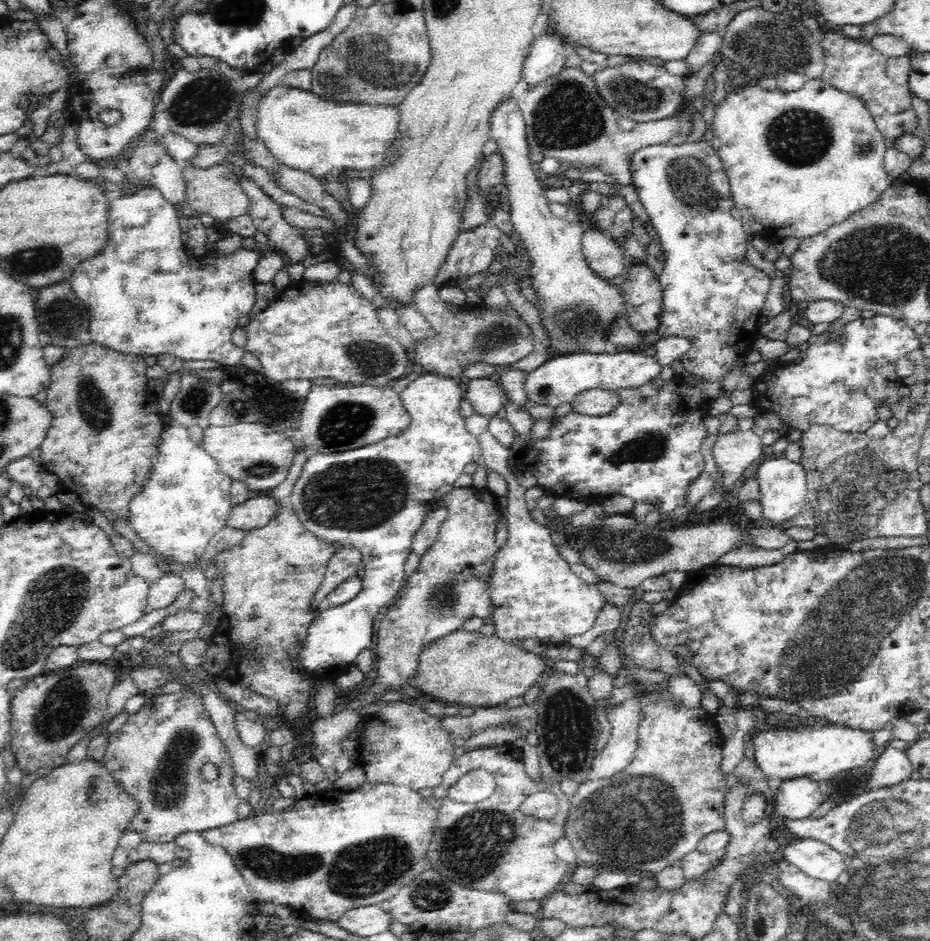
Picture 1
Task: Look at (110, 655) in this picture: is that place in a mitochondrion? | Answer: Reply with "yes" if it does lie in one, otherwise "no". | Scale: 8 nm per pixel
no

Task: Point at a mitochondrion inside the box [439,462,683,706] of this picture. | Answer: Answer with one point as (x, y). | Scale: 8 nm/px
(628, 547)

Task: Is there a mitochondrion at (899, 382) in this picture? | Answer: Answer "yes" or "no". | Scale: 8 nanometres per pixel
no

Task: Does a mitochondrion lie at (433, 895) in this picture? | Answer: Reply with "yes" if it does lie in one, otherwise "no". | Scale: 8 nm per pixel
yes

